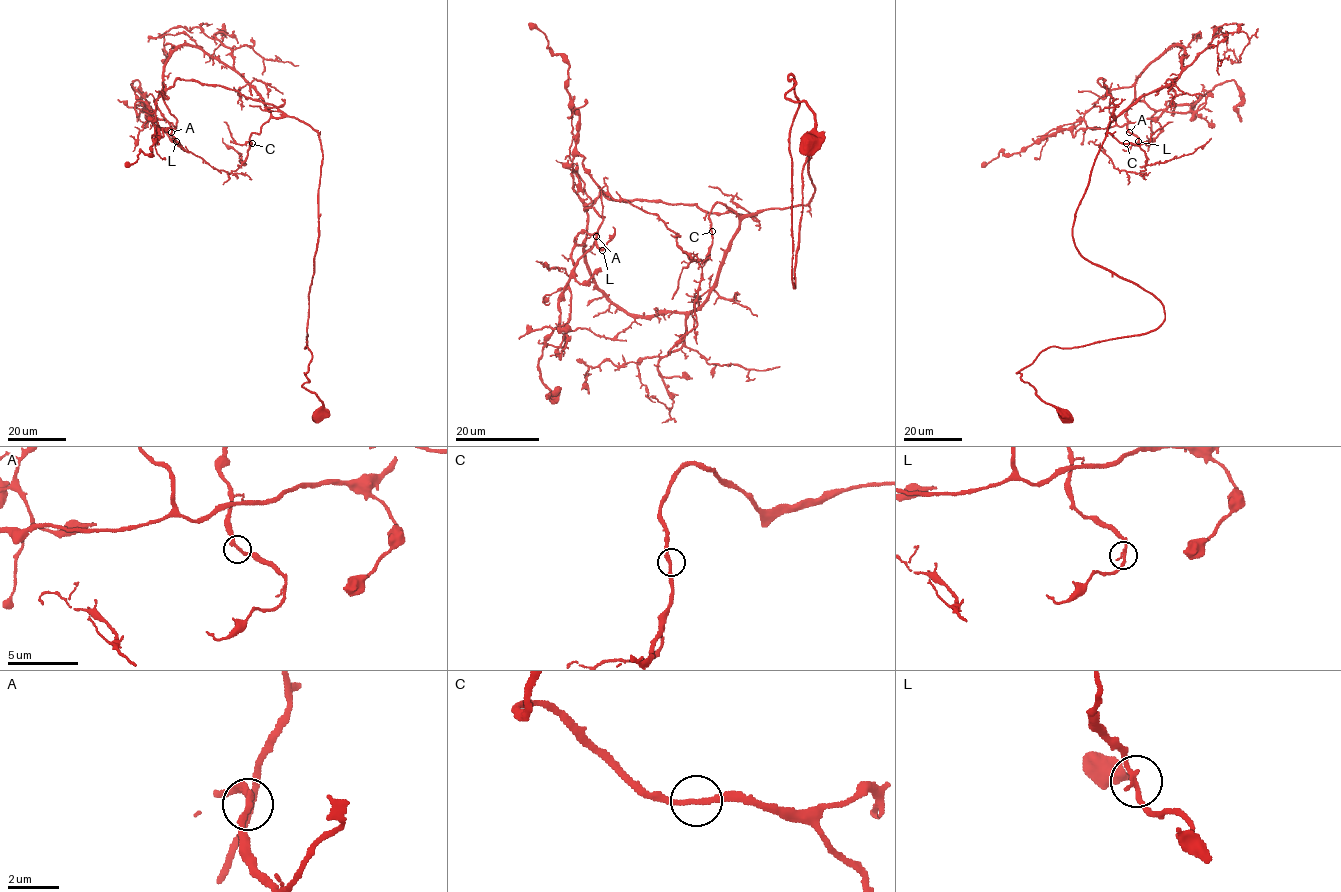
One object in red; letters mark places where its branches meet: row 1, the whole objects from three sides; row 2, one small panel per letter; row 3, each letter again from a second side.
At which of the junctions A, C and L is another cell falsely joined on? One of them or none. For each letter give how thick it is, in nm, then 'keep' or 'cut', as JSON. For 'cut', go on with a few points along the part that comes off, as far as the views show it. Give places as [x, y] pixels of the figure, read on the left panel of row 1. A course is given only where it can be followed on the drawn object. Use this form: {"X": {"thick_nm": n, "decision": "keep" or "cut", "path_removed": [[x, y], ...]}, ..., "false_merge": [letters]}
{"A": {"thick_nm": 200, "decision": "keep"}, "C": {"thick_nm": 200, "decision": "keep"}, "L": {"thick_nm": 180, "decision": "keep"}, "false_merge": []}

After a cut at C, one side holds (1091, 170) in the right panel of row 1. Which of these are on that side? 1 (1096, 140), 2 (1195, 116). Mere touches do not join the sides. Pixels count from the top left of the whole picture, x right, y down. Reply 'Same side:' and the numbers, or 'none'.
Same side: 2

